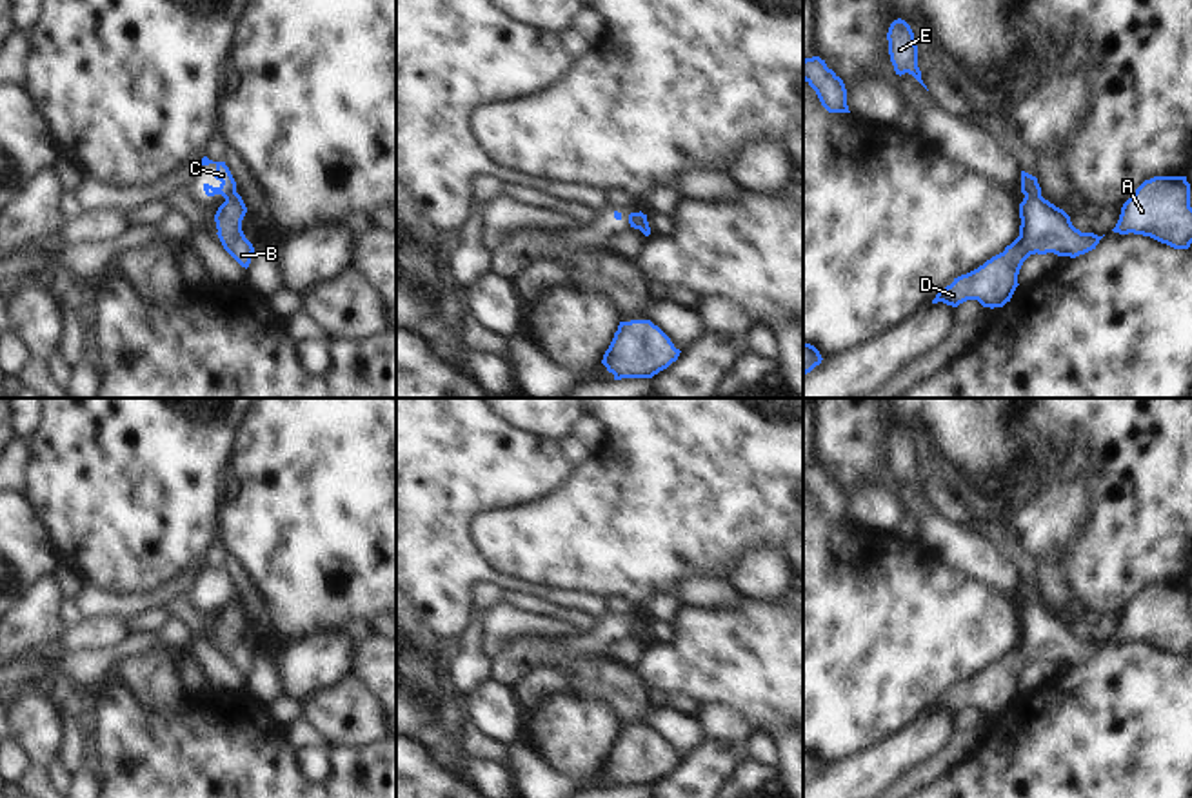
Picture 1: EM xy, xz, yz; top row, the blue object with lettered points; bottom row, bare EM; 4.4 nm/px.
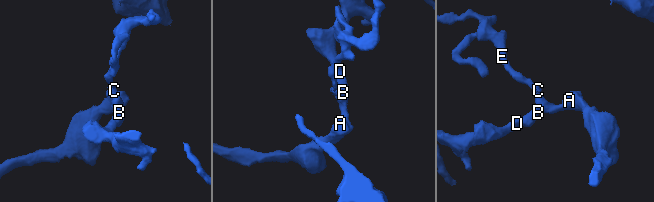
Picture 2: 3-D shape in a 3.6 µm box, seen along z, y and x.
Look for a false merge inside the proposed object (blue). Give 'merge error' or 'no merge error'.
merge error

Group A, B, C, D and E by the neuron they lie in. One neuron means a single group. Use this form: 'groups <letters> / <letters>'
groups A B D / C E

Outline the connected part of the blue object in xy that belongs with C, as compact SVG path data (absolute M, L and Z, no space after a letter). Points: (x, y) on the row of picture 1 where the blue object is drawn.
M204 156L200 160L200 165L209 165L209 164L216 165L214 178L220 180L222 184L218 187L204 184L205 195L207 196L222 195L224 198L234 195L236 193L236 182L233 178L229 167L225 165L225 162L213 162L207 156Z

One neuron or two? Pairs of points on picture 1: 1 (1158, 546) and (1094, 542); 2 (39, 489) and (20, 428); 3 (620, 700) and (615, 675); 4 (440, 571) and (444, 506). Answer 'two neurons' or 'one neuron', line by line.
1: one neuron
2: two neurons
3: one neuron
4: one neuron

